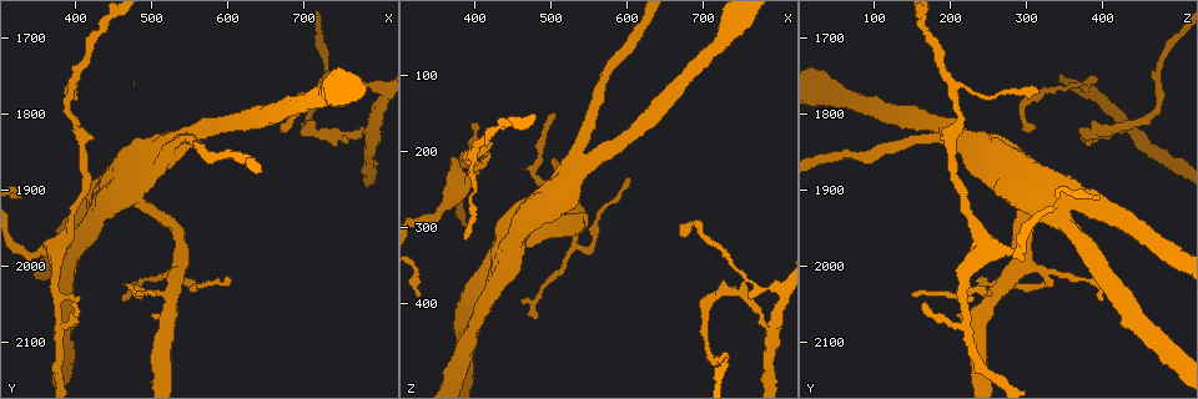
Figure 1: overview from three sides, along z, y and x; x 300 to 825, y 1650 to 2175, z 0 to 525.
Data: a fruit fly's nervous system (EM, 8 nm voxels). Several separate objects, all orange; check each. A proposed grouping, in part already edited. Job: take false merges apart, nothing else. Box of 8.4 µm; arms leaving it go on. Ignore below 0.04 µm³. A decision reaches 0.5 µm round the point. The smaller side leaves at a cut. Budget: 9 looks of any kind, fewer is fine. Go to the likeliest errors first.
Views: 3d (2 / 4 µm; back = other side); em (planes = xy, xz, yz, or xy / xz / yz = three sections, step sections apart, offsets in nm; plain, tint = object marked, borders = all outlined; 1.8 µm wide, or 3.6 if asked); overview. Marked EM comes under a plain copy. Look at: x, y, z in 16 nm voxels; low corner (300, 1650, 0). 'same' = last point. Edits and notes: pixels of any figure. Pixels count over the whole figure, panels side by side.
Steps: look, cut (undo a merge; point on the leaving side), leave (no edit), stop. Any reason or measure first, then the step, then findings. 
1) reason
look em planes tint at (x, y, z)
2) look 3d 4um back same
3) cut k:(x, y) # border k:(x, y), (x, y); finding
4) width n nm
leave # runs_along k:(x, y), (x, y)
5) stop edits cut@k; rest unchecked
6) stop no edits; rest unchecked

abrupt turn
look em xy step 8 tint at (725, 1830, 380)

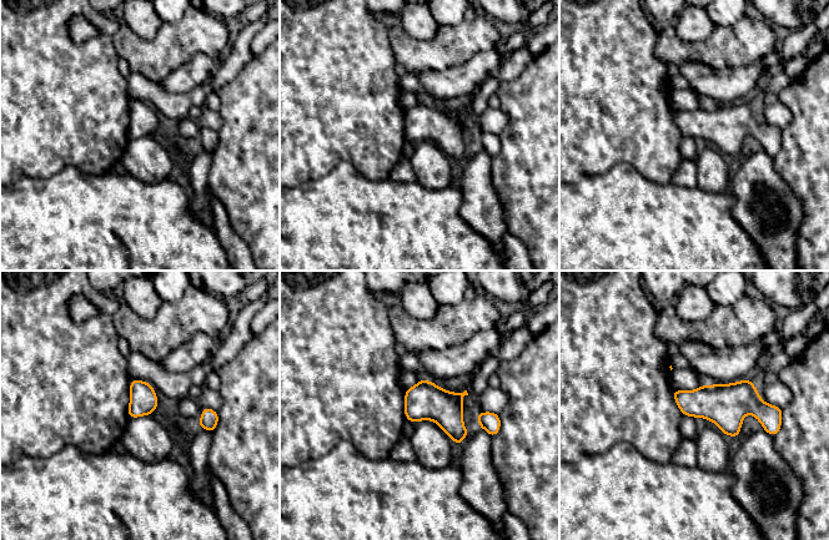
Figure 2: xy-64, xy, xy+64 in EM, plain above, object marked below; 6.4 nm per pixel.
look em planes tint same

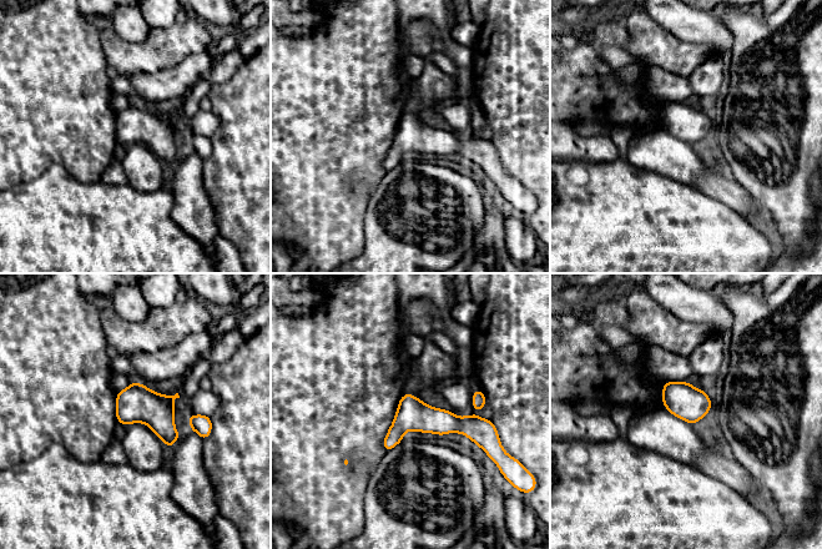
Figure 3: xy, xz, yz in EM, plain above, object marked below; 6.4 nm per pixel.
leave # all the same neuron

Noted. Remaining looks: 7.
two arms in line, one across
look em planes tint at (545, 1830, 215)

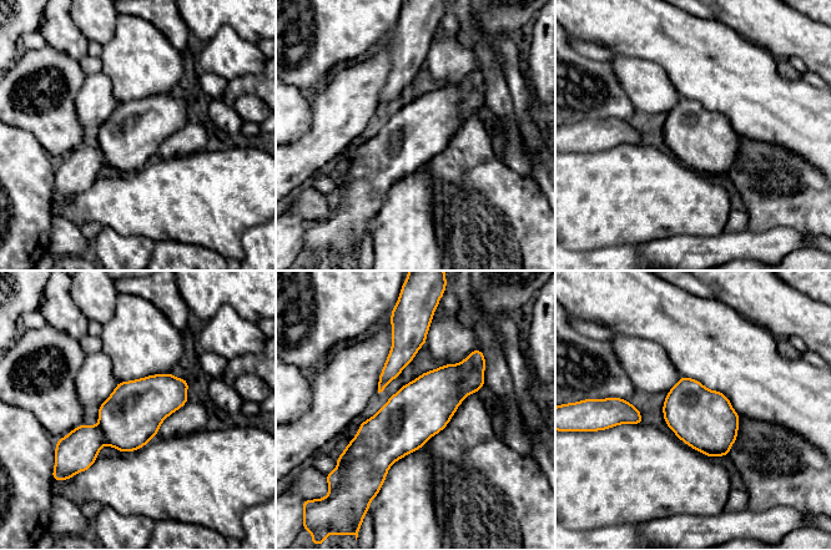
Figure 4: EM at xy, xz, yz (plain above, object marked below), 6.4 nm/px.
width 380 nm
leave # runs_along 4:(479, 372), (374, 448), (352, 449); all the same neuron

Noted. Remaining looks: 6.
four-way junction
look 3d 4um at (435, 1925, 325)

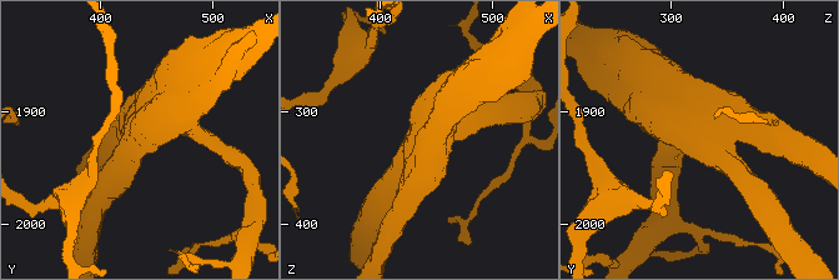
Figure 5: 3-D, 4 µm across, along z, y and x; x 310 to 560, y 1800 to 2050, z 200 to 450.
look em planes tint at (436, 1922, 324)

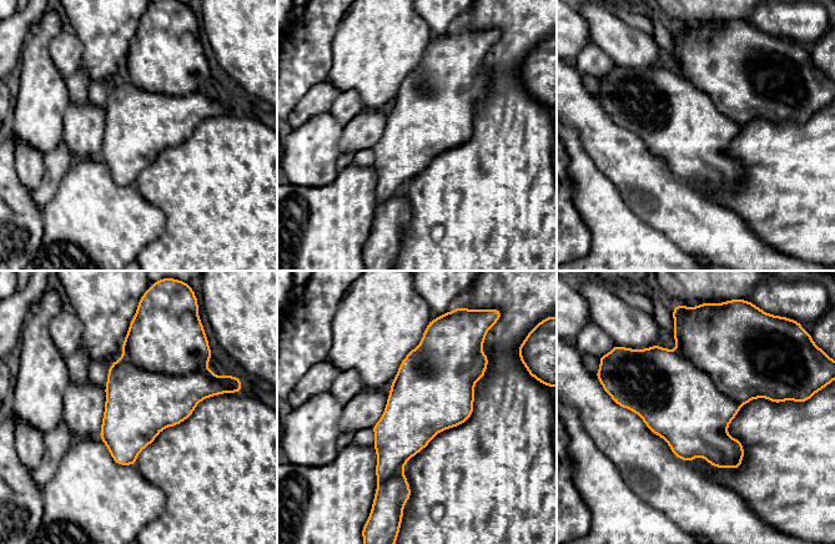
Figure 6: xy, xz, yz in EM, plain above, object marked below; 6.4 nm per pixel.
leave # continuous, no second neuron

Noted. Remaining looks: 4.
abrupt turn
look 3d 4um at (535, 1995, 295)

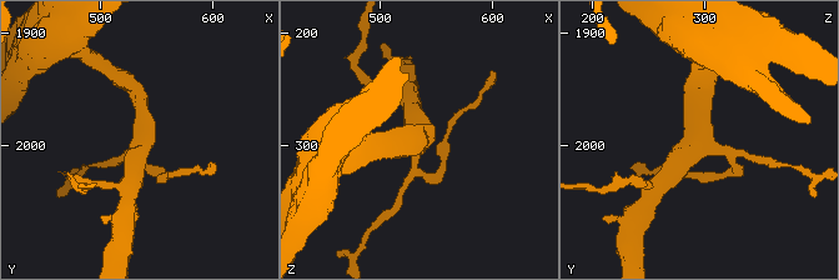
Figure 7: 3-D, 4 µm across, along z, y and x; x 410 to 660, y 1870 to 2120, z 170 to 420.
look em planes tint at (536, 1992, 294)

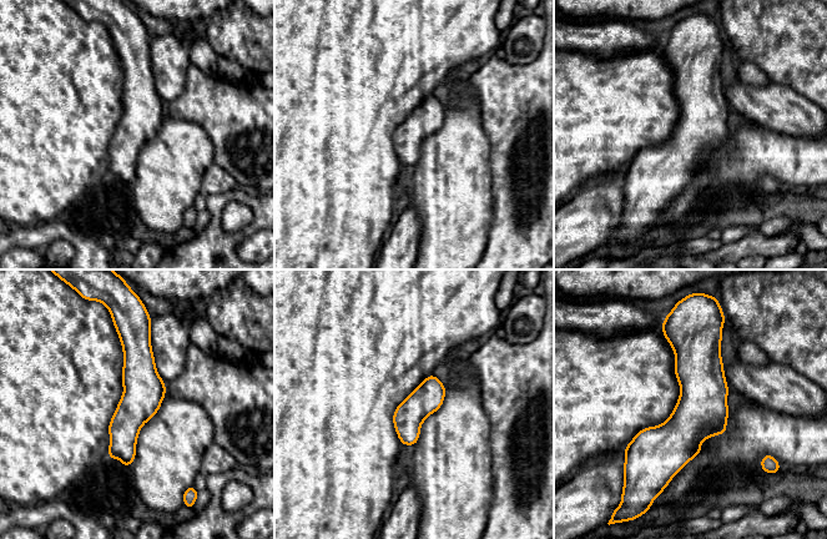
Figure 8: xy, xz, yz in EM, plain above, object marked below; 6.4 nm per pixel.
leave # runs_along 8:(687, 335), (691, 423), (665, 478); all the same neuron

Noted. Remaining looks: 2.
stop no edits; rest unchecked

